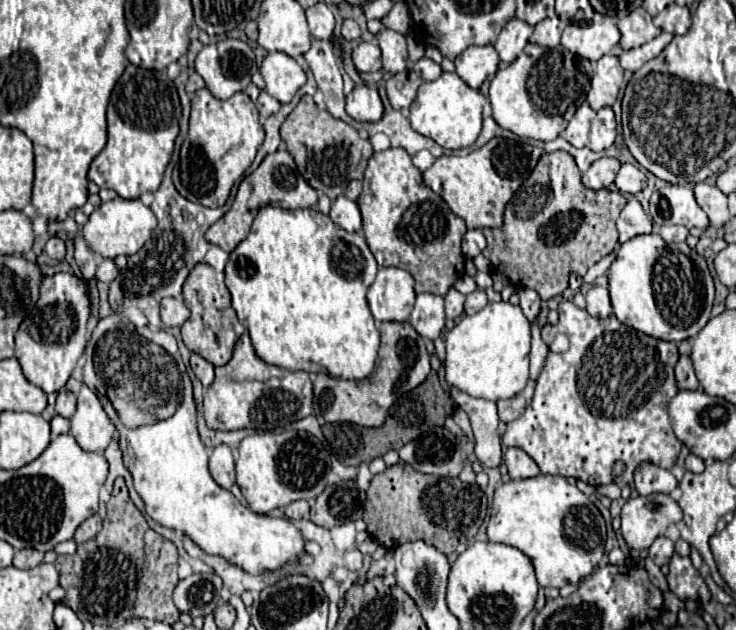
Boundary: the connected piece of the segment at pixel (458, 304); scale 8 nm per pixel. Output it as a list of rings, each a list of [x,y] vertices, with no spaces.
[[[449,289],[449,293],[445,295],[447,319],[457,319],[459,315],[463,315],[463,303],[465,303],[465,295],[461,295],[455,289]]]

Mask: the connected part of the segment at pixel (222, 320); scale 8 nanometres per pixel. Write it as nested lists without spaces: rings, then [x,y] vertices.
[[[207,263],[195,265],[195,269],[189,273],[187,281],[183,283],[183,297],[185,305],[191,311],[191,327],[193,327],[193,351],[207,359],[211,365],[225,365],[231,359],[235,341],[245,333],[245,327],[239,323],[233,307],[231,307],[231,295],[225,287],[225,283],[217,277],[215,269]]]

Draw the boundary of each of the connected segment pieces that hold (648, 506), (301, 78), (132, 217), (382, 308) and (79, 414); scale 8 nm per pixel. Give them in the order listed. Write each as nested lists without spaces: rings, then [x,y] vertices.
[[[655,493],[629,499],[621,511],[621,533],[631,549],[649,549],[651,543],[665,535],[671,523],[681,521],[683,511],[669,495]]]
[[[279,51],[269,53],[263,59],[259,71],[265,79],[265,91],[279,103],[289,103],[305,85],[305,71],[293,57]]]
[[[115,197],[113,201],[103,203],[97,211],[91,213],[89,221],[85,223],[81,235],[85,237],[87,245],[99,253],[101,257],[115,259],[117,255],[135,255],[145,241],[151,237],[151,231],[157,227],[157,217],[155,213],[141,203],[141,199],[123,199]]]
[[[397,267],[381,269],[367,291],[367,301],[375,321],[409,321],[415,301],[413,285],[415,281],[409,271]]]
[[[85,383],[79,391],[77,411],[69,421],[71,435],[77,441],[77,445],[81,445],[81,449],[91,453],[101,453],[107,449],[115,427],[103,411],[97,395]]]

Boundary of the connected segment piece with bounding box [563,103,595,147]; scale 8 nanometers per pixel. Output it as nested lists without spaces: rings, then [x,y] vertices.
[[[583,103],[577,113],[573,115],[573,119],[569,121],[567,129],[563,131],[563,137],[573,145],[573,147],[585,147],[587,145],[587,139],[589,139],[589,125],[591,125],[591,119],[595,117],[595,111]]]

